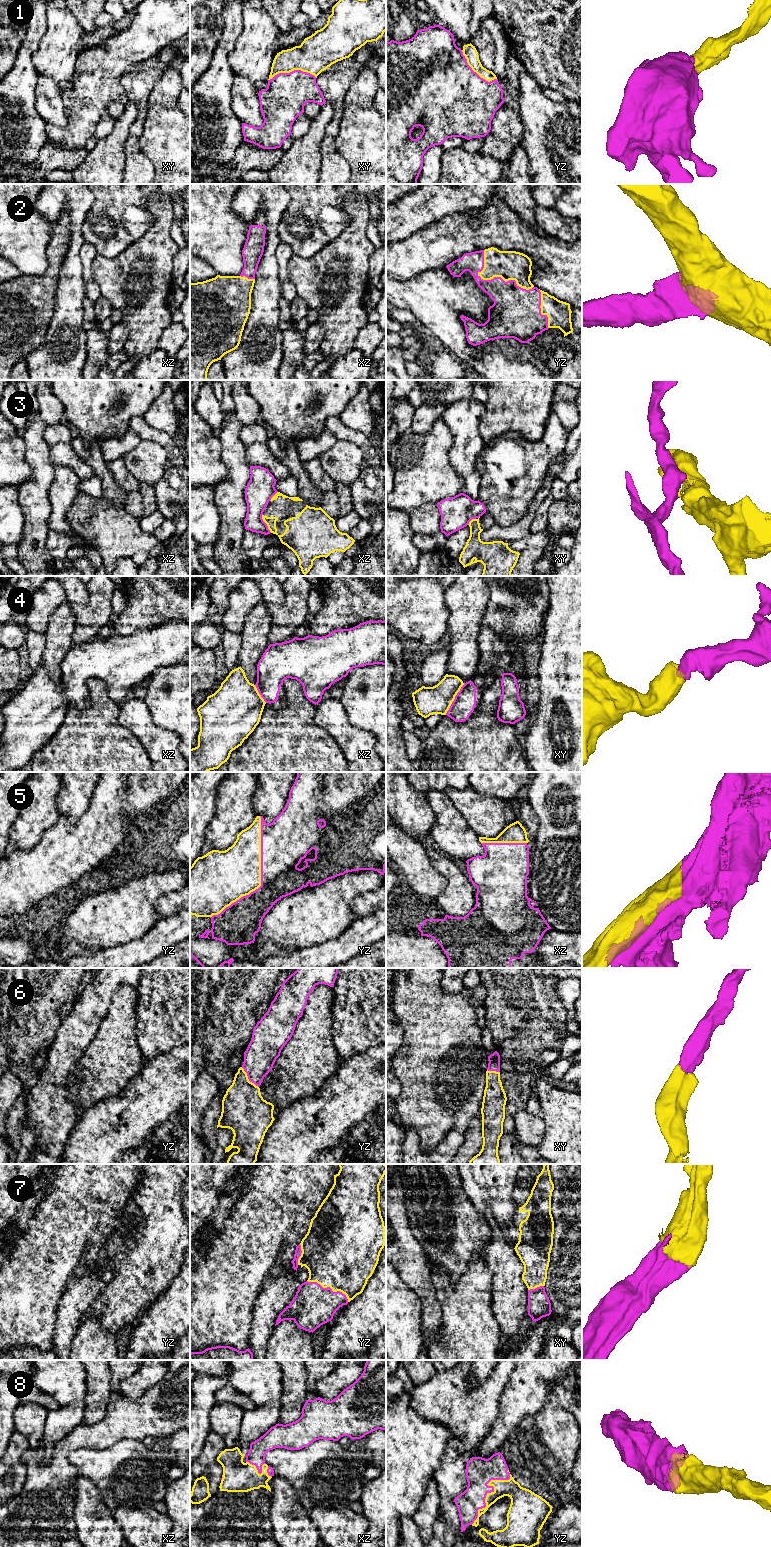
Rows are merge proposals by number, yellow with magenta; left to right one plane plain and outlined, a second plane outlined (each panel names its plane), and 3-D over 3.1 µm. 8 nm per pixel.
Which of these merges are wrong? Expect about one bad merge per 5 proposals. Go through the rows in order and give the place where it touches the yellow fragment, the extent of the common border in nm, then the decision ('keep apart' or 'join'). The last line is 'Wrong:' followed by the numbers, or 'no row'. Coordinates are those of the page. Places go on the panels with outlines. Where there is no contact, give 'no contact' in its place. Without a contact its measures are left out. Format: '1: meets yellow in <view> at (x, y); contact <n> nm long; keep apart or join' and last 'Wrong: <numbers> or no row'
1: meets yellow in xy at (292, 70); contact 400 nm long; join
2: meets yellow in yz at (494, 276); contact 500 nm long; join
3: meets yellow in xz at (265, 522); contact 170 nm long; keep apart
4: meets yellow in xy at (454, 698); contact 300 nm long; join
5: meets yellow in yz at (260, 875); contact 900 nm long; join
6: meets yellow in yz at (247, 1078); contact 220 nm long; join
7: meets yellow in yz at (329, 1286); contact 380 nm long; join
8: meets yellow in yz at (494, 1490); contact 550 nm long; join
Wrong: 3

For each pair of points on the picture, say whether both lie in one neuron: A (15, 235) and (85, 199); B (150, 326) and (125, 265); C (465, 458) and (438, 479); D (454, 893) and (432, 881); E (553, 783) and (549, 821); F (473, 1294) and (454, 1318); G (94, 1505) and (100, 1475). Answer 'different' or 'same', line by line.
A: different
B: same
C: different
D: different
E: same
F: same
G: different

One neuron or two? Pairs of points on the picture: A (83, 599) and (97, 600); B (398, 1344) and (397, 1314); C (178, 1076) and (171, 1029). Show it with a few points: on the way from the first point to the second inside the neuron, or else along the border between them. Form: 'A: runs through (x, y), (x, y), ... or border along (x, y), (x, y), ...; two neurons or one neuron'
A: border along (87, 586), (88, 602), (85, 604), (70, 603); two neurons
B: runs through (398, 1337), (397, 1321); one neuron
C: border along (179, 1046), (168, 1052), (160, 1053), (153, 1059); two neurons

